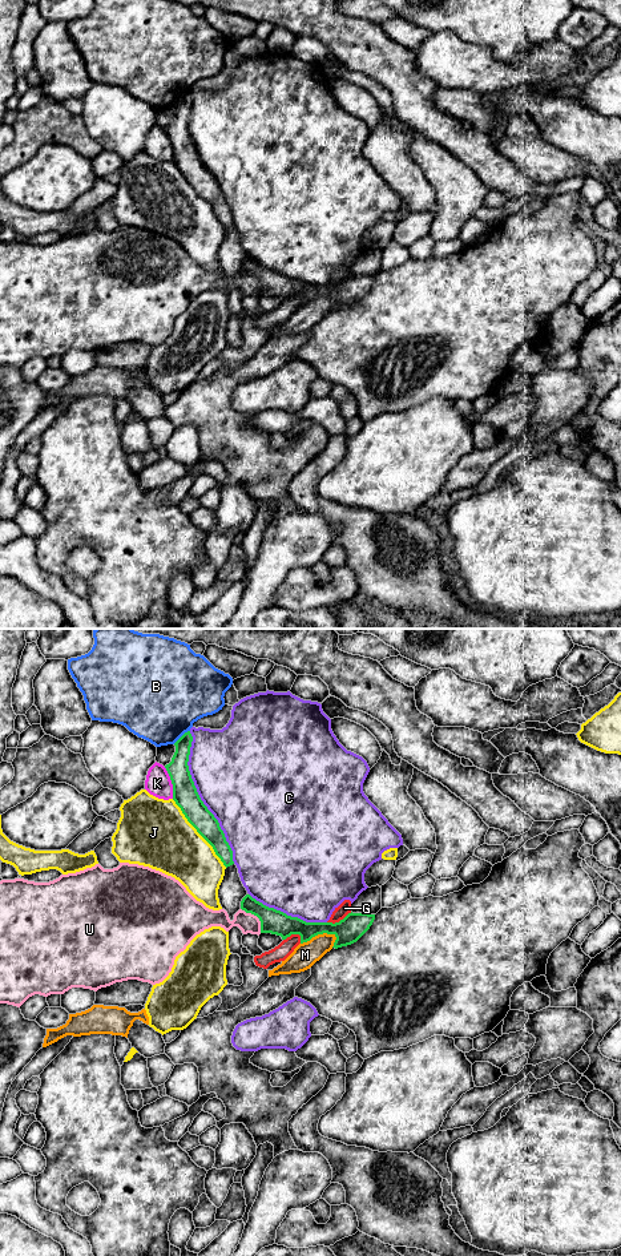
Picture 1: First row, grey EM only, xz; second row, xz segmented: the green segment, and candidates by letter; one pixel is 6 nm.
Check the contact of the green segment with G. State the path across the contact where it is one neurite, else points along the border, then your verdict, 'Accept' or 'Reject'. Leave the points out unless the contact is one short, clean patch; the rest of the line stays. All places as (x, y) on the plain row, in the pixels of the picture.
Boundary: xz (351, 274), (338, 283), (327, 285). Reject

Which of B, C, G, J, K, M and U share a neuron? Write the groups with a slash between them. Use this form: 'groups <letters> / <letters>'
groups B / C / G / J / K / M / U

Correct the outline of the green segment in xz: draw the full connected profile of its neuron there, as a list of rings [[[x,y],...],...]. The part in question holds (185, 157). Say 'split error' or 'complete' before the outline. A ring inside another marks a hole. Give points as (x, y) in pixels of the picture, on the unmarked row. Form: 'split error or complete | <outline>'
complete | [[[185,94],[176,105],[176,114],[172,124],[165,128],[172,146],[173,162],[181,170],[187,183],[213,209],[215,217],[227,230],[234,226],[233,213],[226,203],[218,182],[201,162],[189,133],[189,117],[193,98]]]

